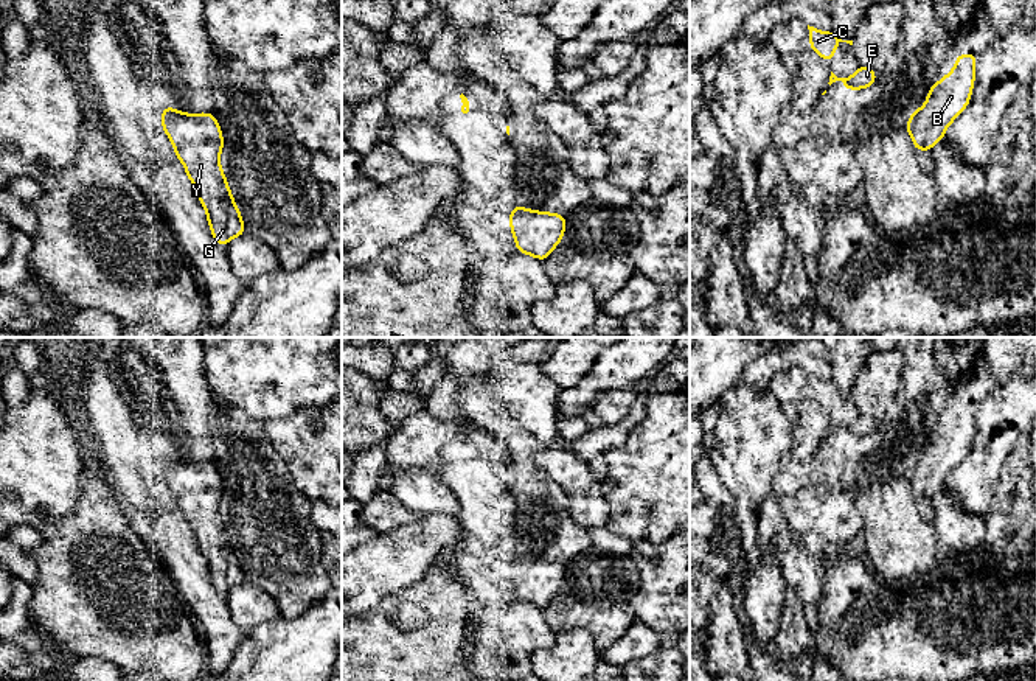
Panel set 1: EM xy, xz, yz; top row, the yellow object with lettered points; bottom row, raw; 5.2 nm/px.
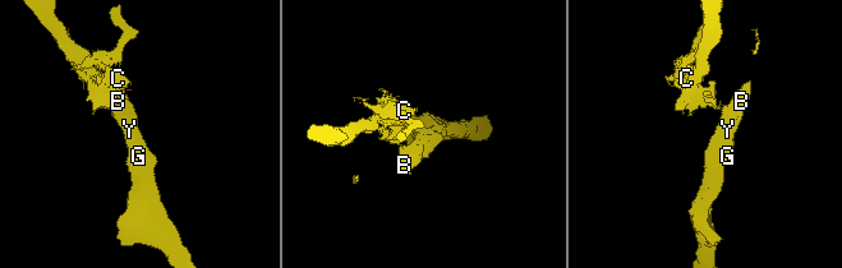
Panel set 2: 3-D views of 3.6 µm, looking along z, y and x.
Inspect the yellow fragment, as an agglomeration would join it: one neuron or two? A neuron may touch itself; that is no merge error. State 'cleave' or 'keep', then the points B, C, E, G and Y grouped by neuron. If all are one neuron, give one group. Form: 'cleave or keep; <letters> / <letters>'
cleave; B G Y / C E

